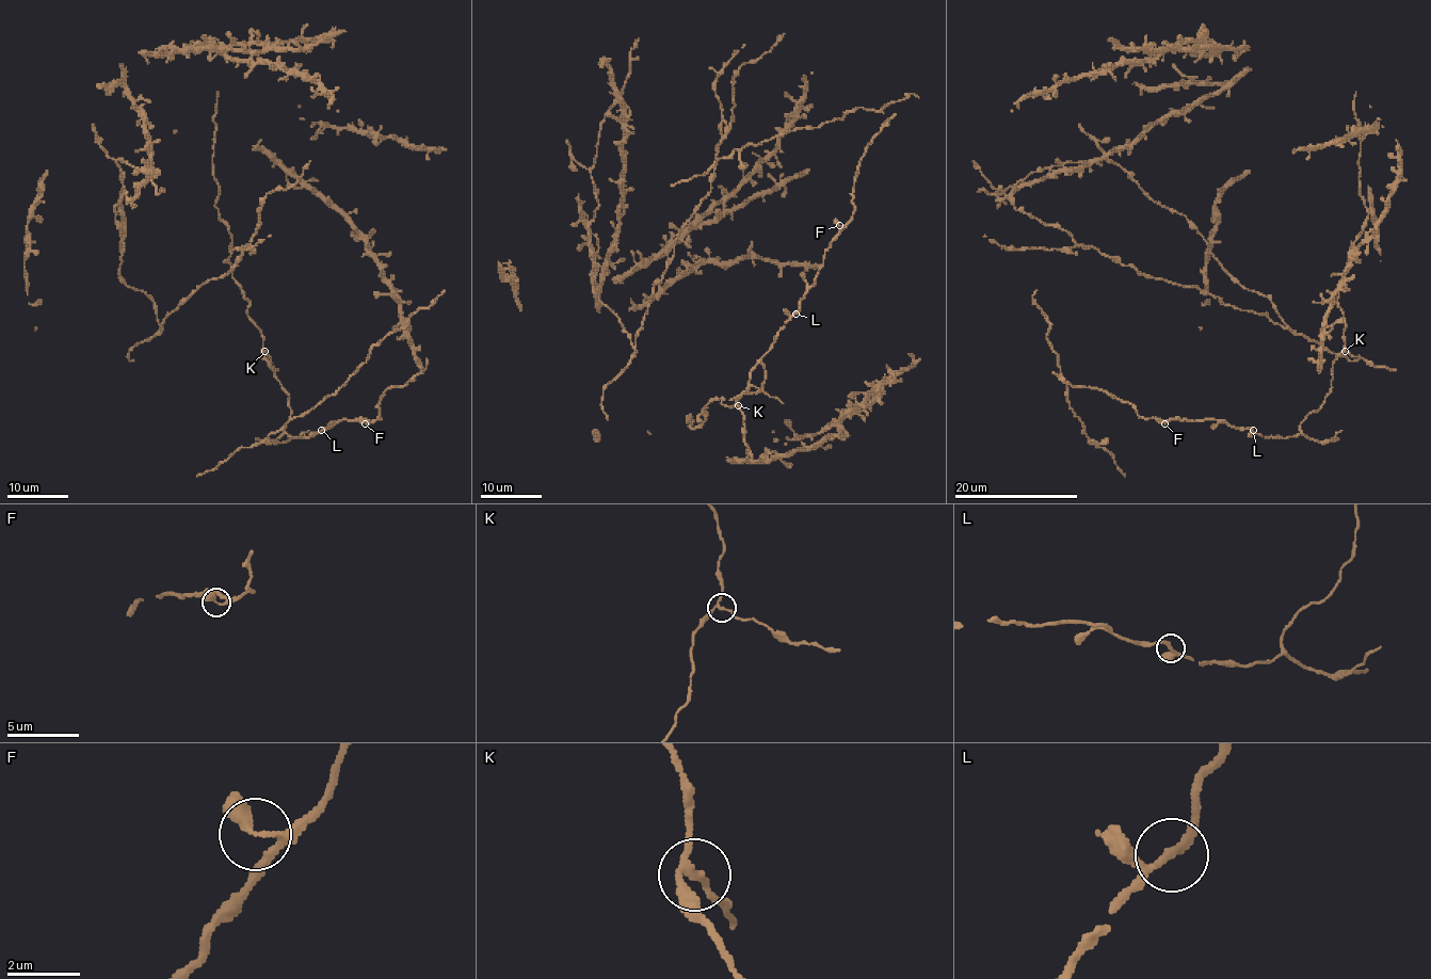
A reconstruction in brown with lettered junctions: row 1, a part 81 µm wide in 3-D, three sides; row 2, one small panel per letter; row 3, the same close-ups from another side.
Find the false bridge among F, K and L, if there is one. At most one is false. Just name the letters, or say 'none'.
K

